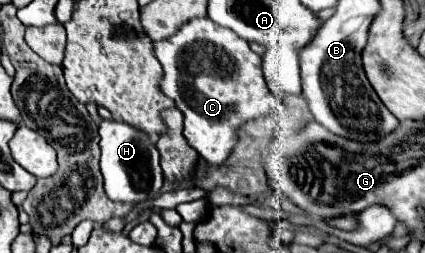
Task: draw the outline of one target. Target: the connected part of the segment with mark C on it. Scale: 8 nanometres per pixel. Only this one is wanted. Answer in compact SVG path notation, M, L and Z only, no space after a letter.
M209 17L187 21L177 33L173 33L173 37L155 41L153 51L163 67L161 91L165 93L165 97L171 97L175 101L175 107L183 113L183 137L209 165L225 163L237 143L237 127L241 123L279 109L277 97L265 83L261 57L249 49L249 43L245 39L241 39L231 29L217 25Z

